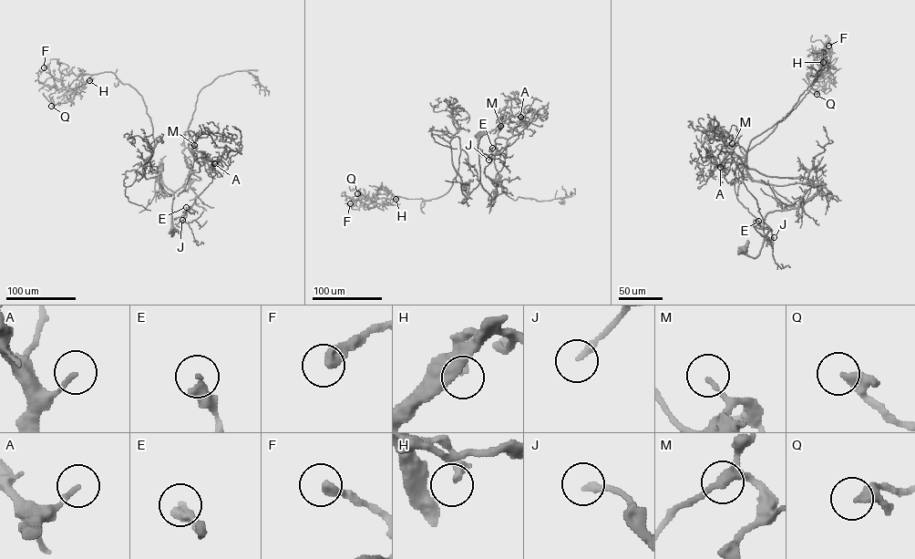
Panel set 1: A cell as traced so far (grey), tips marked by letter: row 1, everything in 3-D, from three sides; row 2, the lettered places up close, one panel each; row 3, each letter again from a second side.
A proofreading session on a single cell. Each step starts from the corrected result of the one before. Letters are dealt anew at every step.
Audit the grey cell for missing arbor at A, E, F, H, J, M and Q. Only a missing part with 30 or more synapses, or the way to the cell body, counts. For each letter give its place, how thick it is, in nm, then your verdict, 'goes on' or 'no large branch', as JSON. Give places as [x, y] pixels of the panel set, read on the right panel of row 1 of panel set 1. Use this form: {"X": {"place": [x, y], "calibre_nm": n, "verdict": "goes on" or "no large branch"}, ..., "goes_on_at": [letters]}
{"A": {"place": [720, 167], "calibre_nm": 150, "verdict": "no large branch"}, "E": {"place": [758, 221], "calibre_nm": 280, "verdict": "no large branch"}, "F": {"place": [828, 46], "calibre_nm": 360, "verdict": "no large branch"}, "H": {"place": [823, 62], "calibre_nm": 320, "verdict": "no large branch"}, "J": {"place": [774, 237], "calibre_nm": 240, "verdict": "no large branch"}, "M": {"place": [732, 143], "calibre_nm": 130, "verdict": "no large branch"}, "Q": {"place": [817, 94], "calibre_nm": 240, "verdict": "no large branch"}, "goes_on_at": []}

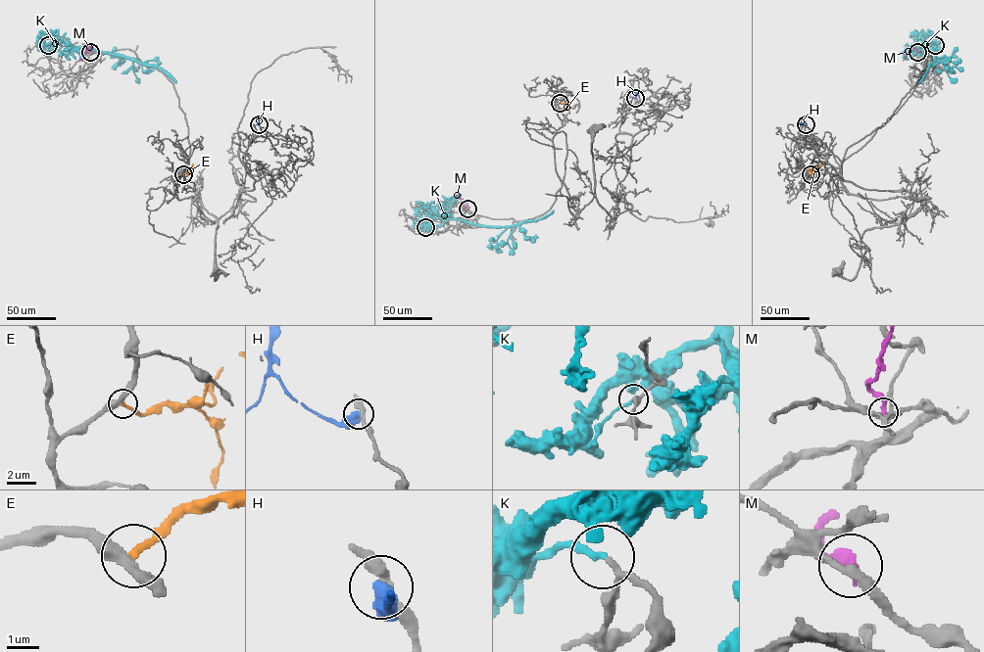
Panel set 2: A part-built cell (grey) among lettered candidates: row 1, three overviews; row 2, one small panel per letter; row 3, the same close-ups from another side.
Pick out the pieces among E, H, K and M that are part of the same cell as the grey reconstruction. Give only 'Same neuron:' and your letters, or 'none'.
Same neuron: none

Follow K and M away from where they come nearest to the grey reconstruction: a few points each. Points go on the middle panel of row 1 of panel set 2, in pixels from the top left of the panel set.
K: (425, 227), (436, 217), (487, 226), (511, 226), (542, 219), (554, 209)
M: (467, 209), (467, 203), (458, 198), (459, 194)

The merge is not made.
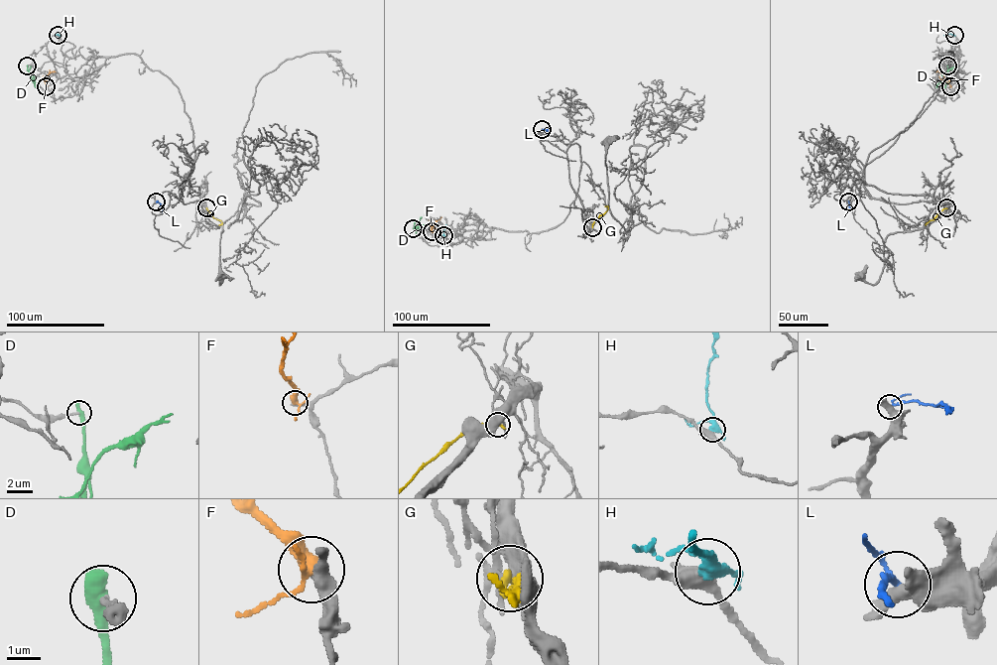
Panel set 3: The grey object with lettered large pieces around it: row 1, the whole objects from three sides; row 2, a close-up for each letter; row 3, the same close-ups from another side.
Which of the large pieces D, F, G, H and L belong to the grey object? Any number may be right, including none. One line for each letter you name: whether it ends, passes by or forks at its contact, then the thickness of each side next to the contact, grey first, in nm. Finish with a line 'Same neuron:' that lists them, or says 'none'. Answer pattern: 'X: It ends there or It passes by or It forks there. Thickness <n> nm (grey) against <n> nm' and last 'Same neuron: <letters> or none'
Same neuron: none

